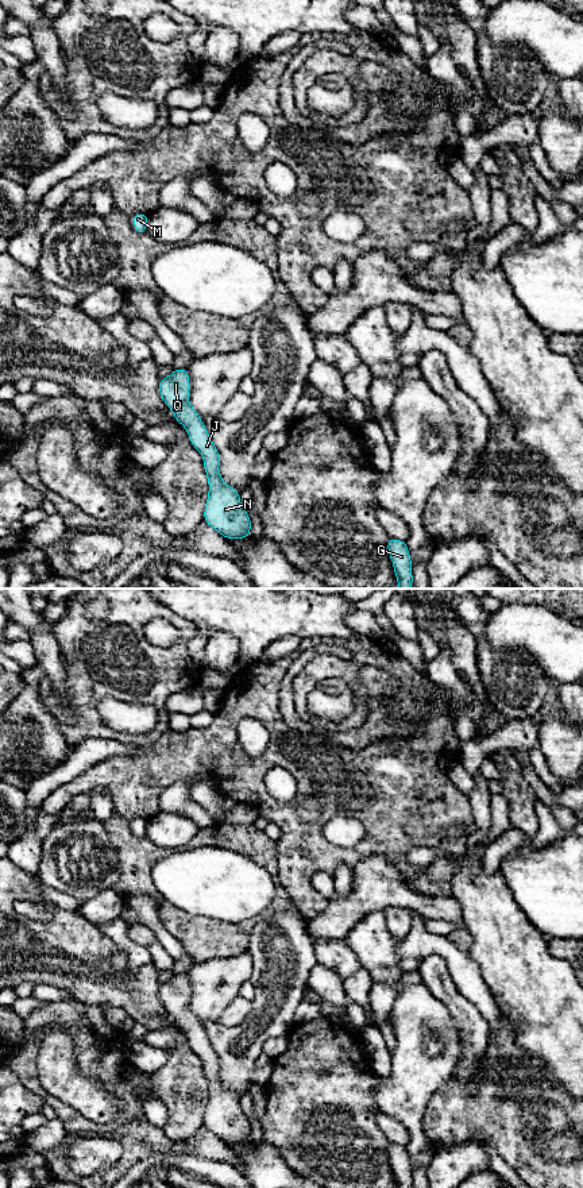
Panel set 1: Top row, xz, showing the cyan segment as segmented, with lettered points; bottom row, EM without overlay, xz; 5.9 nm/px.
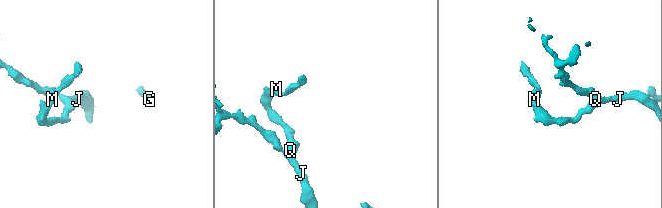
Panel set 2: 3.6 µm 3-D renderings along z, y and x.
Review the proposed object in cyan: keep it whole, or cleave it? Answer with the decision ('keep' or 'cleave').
keep

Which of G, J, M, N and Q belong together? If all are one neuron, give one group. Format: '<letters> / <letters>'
G J M N Q

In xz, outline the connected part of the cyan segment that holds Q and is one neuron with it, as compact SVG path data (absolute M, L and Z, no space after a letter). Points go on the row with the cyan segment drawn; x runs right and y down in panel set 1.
M186 369L173 370L169 377L159 382L159 393L169 409L174 412L174 418L181 423L188 431L192 446L200 451L204 459L204 468L208 478L209 491L208 501L204 510L204 521L217 531L225 539L246 539L250 537L251 520L247 510L240 504L240 494L229 485L227 485L219 472L220 456L216 446L213 444L208 429L205 428L201 417L196 409L189 405L189 373Z

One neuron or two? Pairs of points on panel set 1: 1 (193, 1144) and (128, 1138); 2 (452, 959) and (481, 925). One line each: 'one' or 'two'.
1: one
2: two

